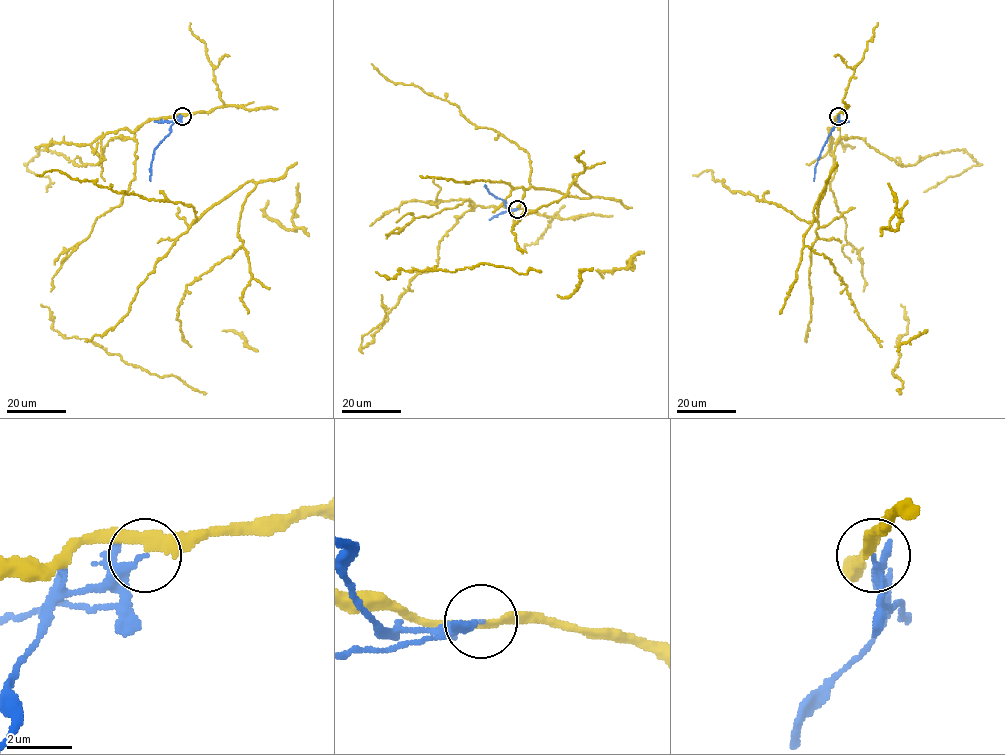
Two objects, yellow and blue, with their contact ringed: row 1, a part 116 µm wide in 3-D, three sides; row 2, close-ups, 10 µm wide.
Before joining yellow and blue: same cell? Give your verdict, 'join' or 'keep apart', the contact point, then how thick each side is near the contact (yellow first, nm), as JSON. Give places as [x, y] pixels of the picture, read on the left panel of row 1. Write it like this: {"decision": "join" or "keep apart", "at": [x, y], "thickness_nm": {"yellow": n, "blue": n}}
{"decision": "keep apart", "at": [182, 116], "thickness_nm": {"yellow": 280, "blue": 200}}

